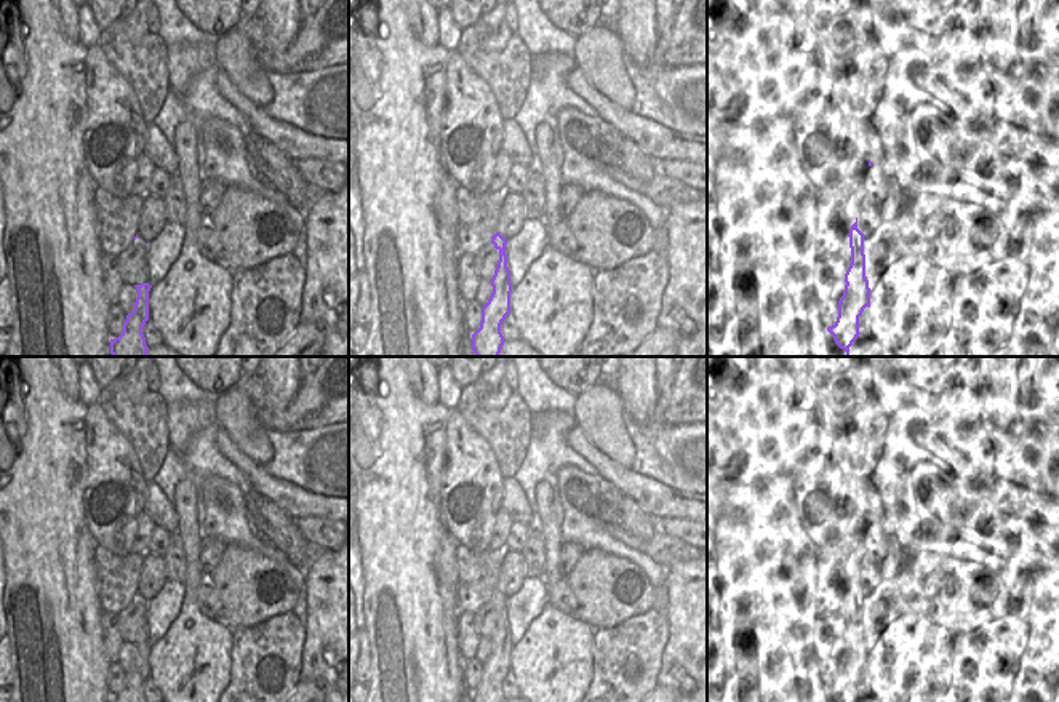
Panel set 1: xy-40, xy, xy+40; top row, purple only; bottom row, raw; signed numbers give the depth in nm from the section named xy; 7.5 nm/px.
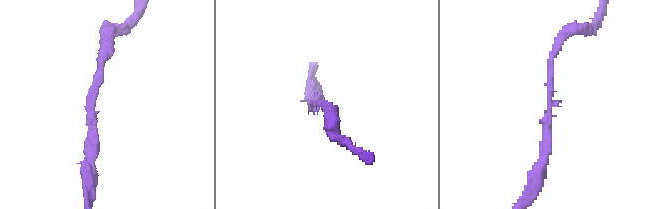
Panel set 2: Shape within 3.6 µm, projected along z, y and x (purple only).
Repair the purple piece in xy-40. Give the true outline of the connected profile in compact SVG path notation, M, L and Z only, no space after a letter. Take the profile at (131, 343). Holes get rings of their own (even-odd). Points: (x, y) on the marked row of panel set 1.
M149 283L136 285L138 297L134 309L126 315L123 331L118 337L110 339L112 357L147 357L149 347L142 328L149 320Z

